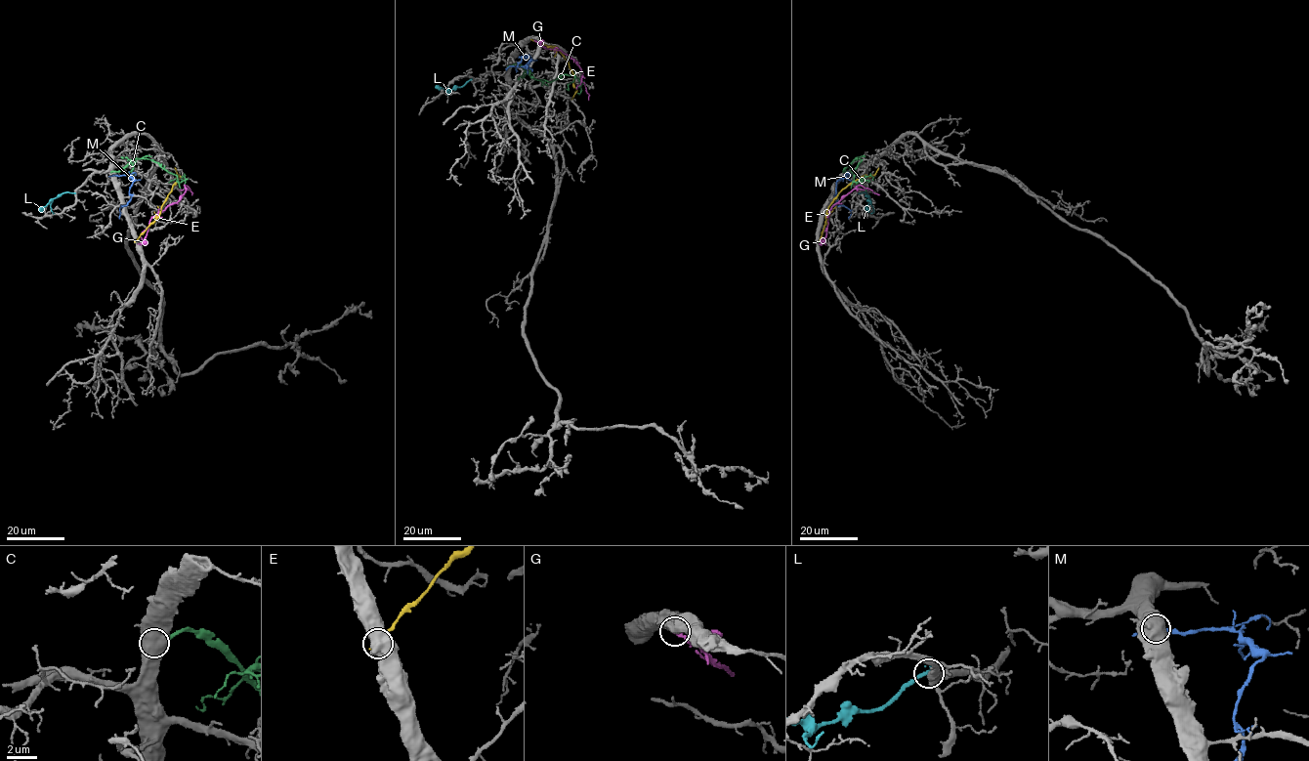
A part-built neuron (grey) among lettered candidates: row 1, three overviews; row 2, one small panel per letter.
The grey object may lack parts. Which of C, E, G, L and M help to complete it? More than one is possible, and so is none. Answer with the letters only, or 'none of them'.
none of them

